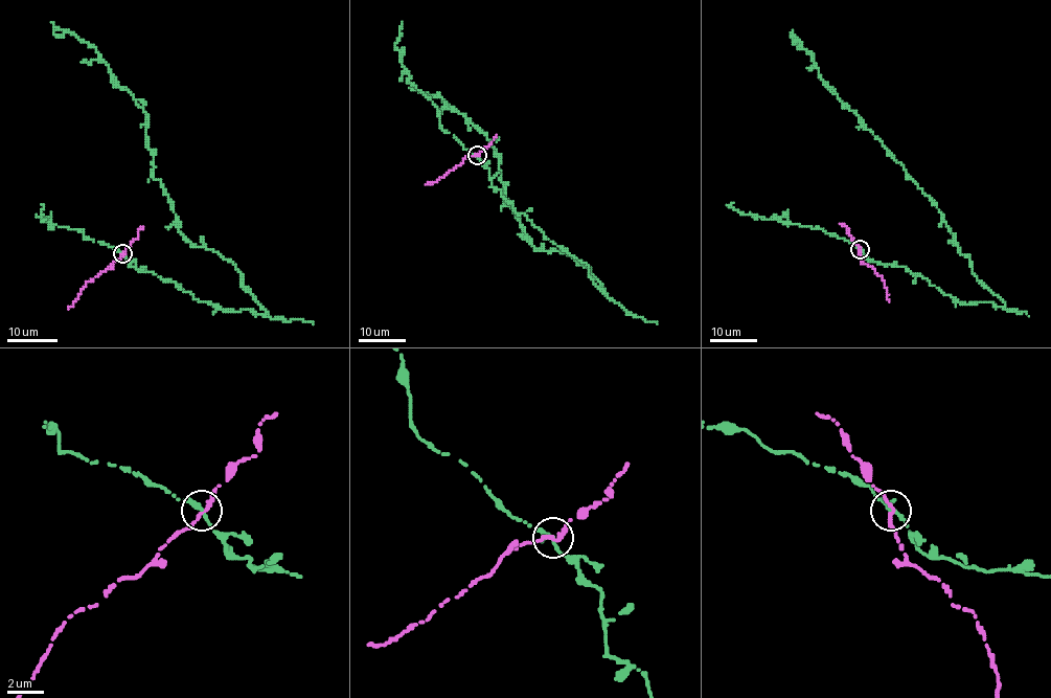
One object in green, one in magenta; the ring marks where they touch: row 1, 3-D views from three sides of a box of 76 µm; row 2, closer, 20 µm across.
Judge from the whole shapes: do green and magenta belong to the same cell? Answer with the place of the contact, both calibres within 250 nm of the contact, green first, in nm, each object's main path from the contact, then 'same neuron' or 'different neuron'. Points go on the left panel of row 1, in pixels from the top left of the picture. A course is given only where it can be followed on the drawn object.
place (122, 253); calibres 400 and 240 nm; course green (122, 253), (196, 299), (266, 314), (232, 264), (179, 229), (154, 175), (146, 113), (94, 47), (52, 21); course magenta (123, 253), (105, 272), (88, 282), (68, 308); different neuron

